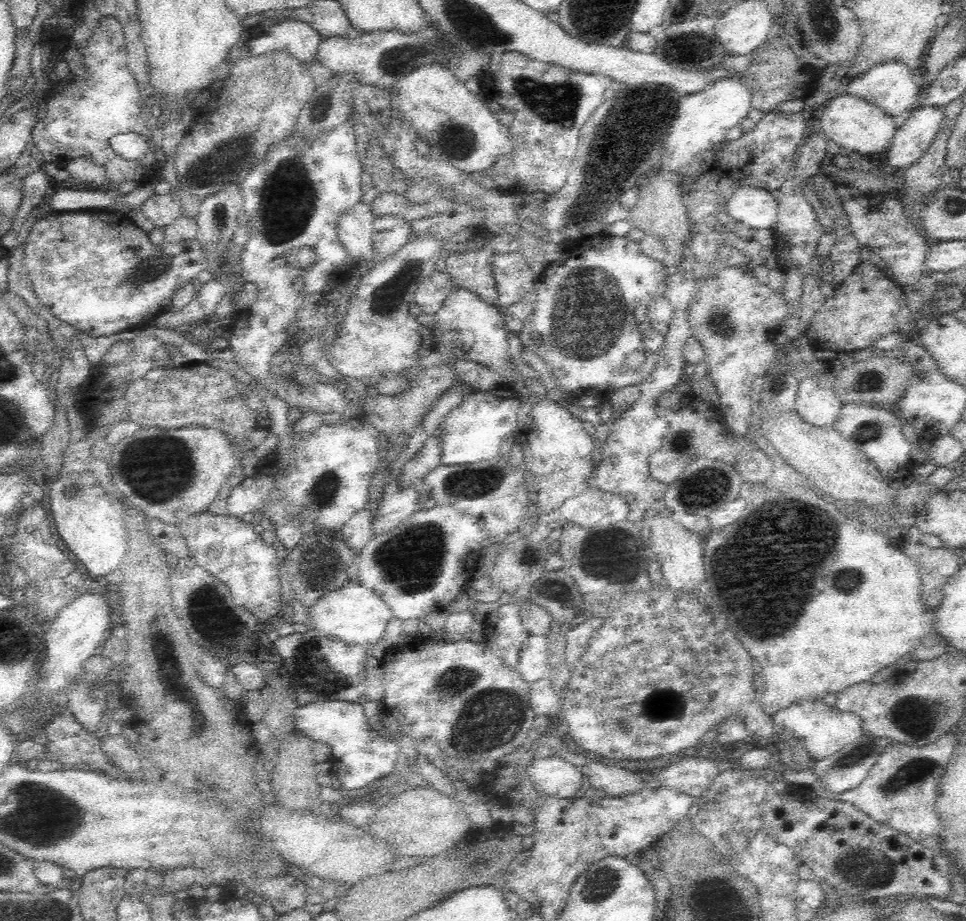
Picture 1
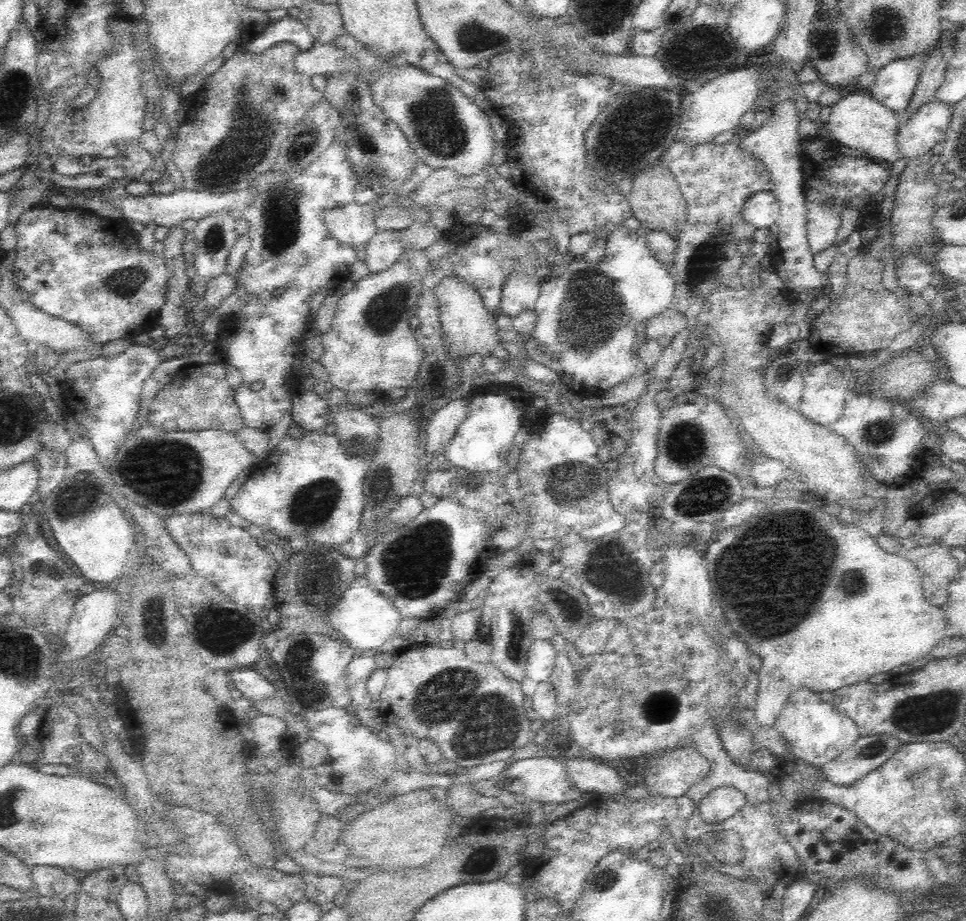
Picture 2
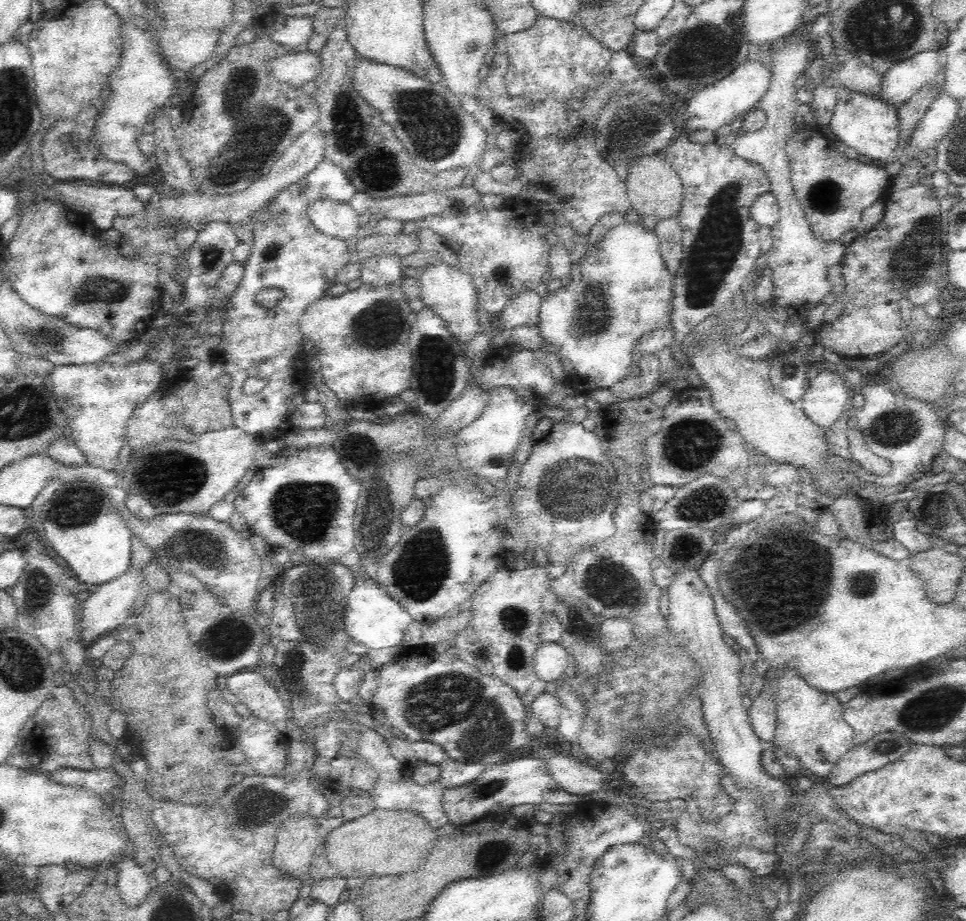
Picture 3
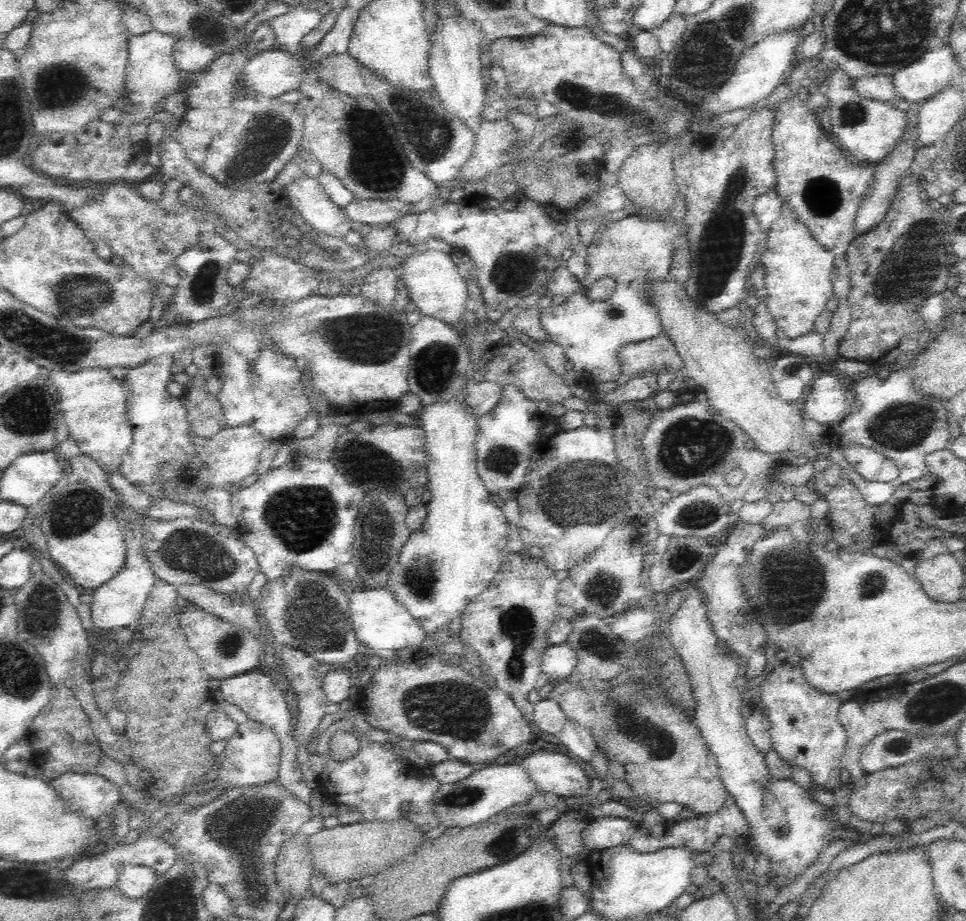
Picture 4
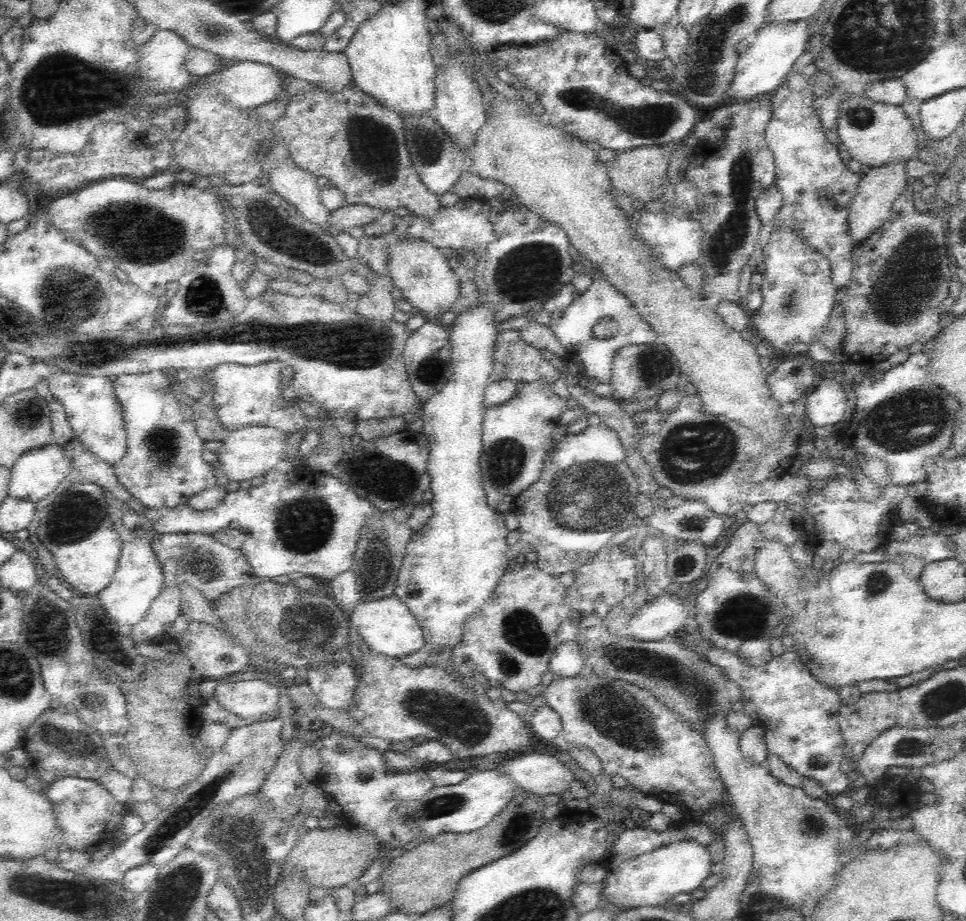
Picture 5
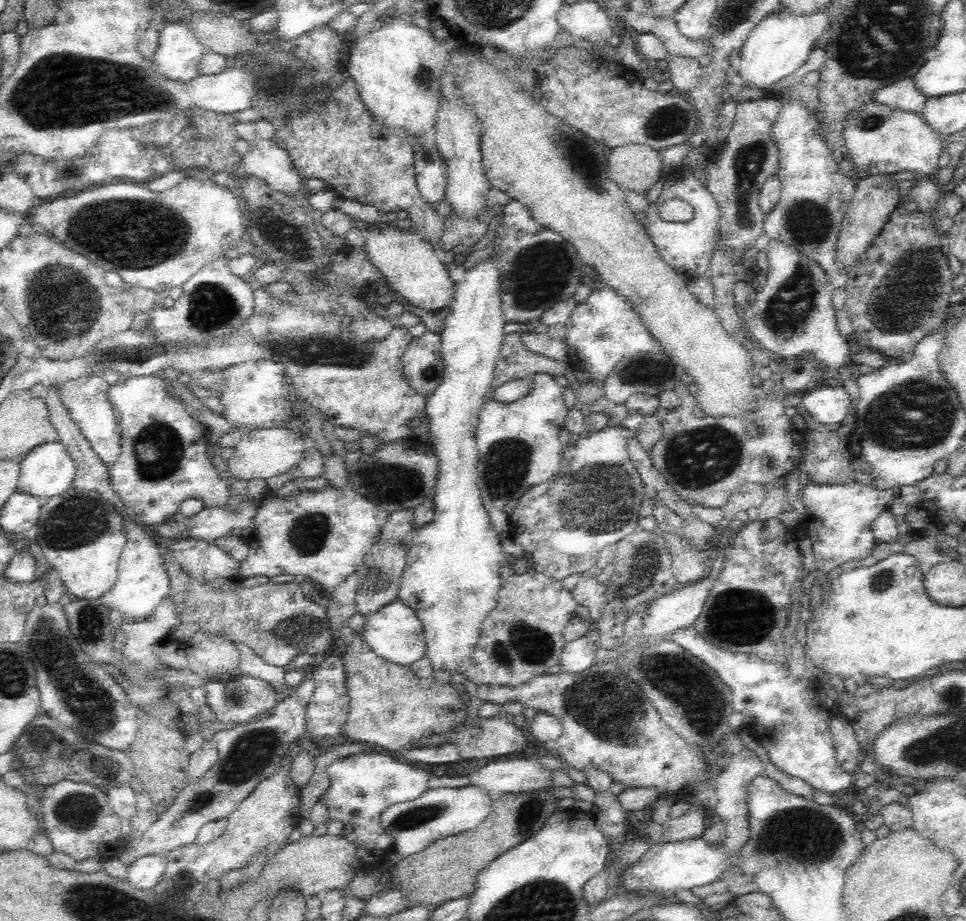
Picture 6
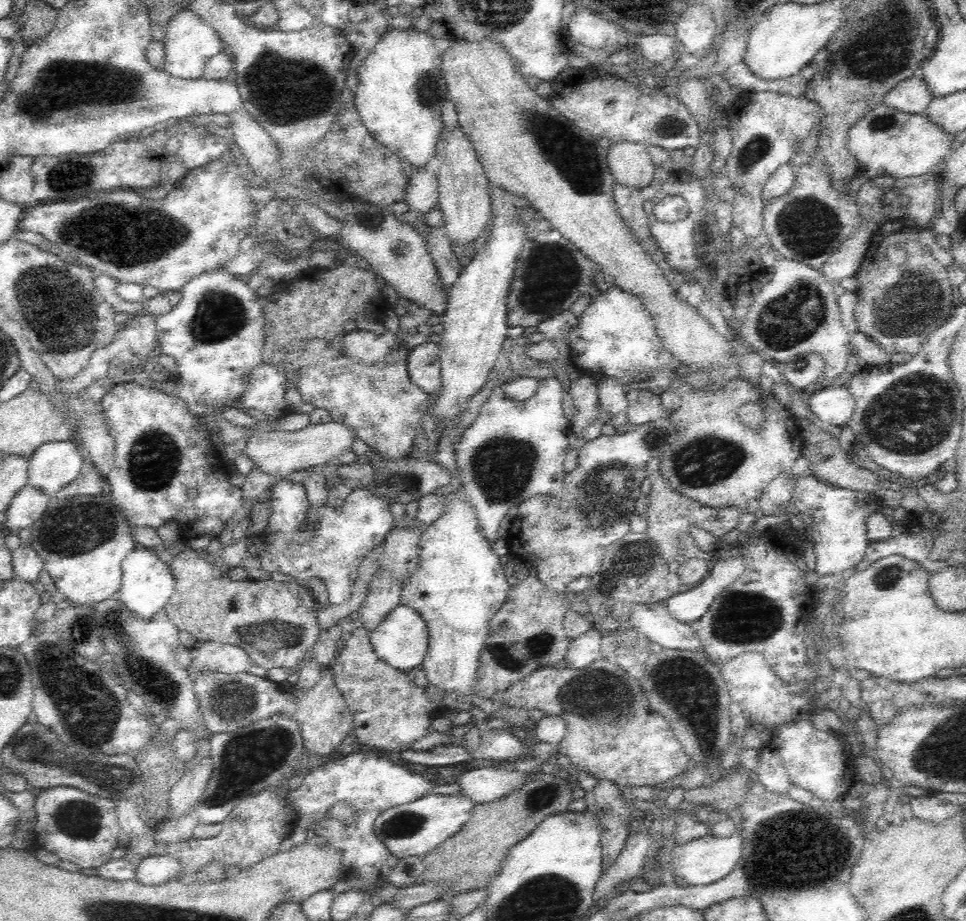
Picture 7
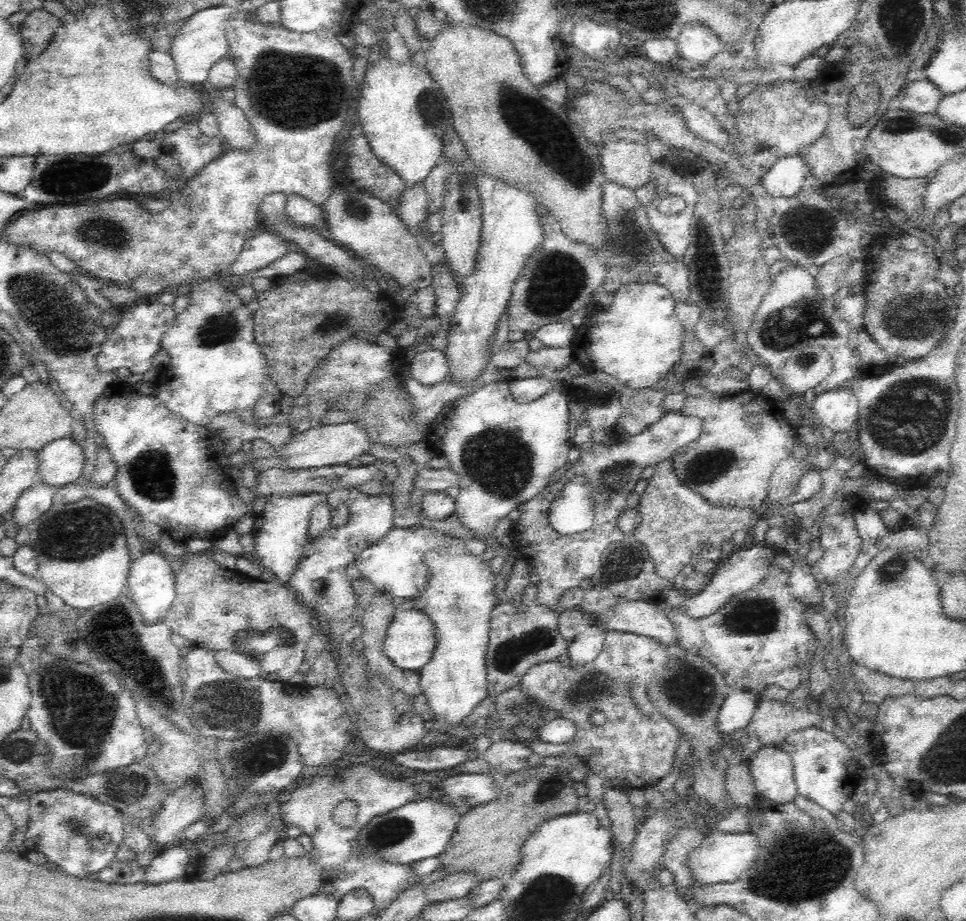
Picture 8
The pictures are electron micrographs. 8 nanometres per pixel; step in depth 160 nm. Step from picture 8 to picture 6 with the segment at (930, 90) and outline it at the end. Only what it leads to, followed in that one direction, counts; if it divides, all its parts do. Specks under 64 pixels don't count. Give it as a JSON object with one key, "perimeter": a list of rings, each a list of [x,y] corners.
{"perimeter":[[[904,78],[894,82],[892,86],[884,86],[874,92],[873,101],[892,109],[907,110],[920,113],[927,98],[916,88],[912,78]]]}

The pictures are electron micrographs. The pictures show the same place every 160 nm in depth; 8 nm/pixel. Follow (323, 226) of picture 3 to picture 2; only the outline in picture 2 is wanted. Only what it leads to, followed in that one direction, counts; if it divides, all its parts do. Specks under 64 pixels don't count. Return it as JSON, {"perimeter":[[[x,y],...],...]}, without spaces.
{"perimeter":[[[377,196],[366,203],[354,200],[346,206],[327,210],[325,223],[330,236],[354,251],[365,249],[377,230],[376,199]]]}

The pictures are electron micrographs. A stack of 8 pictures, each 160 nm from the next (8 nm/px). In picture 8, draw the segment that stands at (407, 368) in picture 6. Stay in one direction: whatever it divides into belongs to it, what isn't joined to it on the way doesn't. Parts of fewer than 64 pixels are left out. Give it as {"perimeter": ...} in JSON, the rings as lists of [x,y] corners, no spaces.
{"perimeter":[[[433,348],[416,353],[409,371],[421,385],[432,386],[444,382],[449,375],[446,353]]]}

